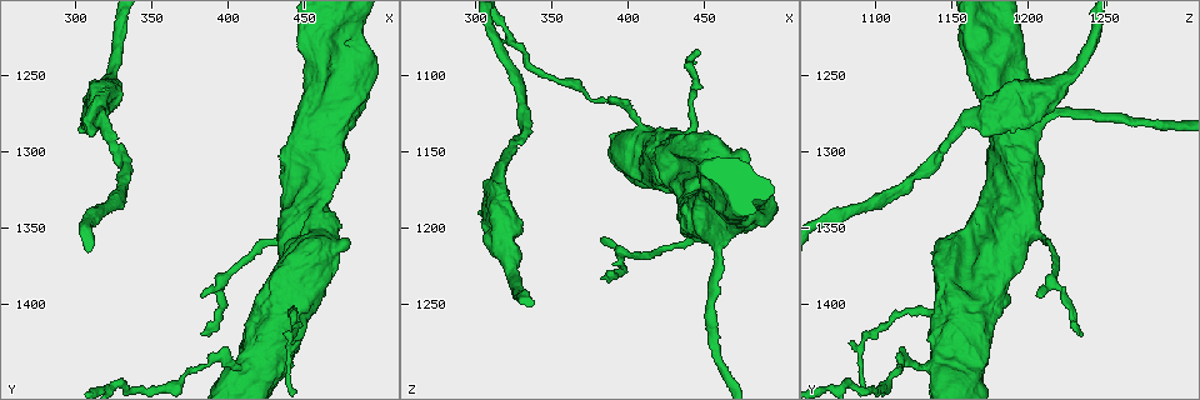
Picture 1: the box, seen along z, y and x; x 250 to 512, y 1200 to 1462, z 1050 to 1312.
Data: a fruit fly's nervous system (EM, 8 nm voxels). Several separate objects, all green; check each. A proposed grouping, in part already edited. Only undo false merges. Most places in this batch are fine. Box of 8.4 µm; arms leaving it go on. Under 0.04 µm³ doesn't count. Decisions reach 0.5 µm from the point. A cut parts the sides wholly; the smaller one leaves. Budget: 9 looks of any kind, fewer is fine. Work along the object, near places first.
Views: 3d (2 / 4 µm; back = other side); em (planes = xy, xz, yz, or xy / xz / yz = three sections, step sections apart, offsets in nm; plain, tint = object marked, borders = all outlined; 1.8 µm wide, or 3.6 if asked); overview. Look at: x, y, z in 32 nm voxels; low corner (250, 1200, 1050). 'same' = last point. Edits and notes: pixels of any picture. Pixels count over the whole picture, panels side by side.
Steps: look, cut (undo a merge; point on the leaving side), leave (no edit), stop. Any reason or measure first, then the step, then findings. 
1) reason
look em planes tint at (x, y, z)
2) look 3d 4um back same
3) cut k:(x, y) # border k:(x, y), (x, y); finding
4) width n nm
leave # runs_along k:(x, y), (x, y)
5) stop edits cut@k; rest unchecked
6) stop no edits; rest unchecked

calibre changes
look em 3.6um yz step 8 tint at (434, 1408, 1156)

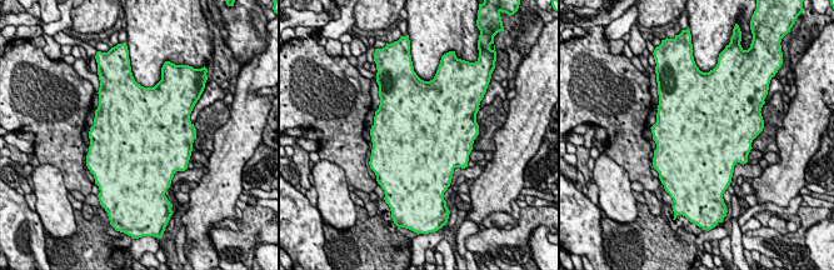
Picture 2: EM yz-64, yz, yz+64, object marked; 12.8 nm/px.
look em 3.6um planes tint same

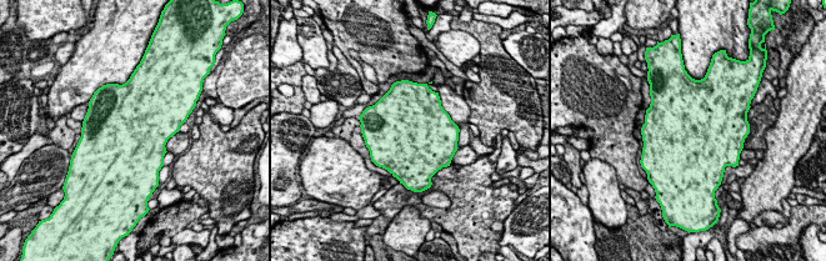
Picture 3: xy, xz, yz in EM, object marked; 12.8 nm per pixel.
width 1100 nm
leave # all the same neuron

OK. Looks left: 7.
sudden change in width
look 3d 4um at (454, 1348, 1158)

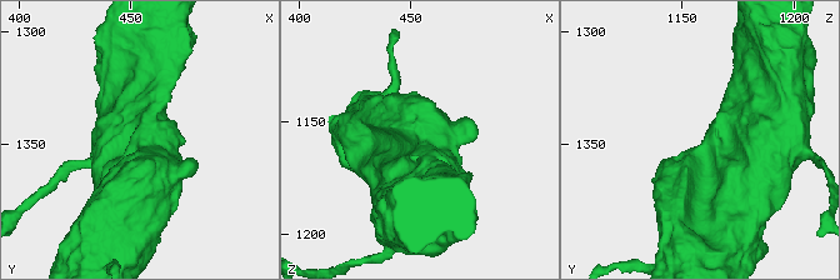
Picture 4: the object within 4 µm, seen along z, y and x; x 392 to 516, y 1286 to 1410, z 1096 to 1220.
shape alone is not enough
look em 3.6um planes tint at (454, 1349, 1159)

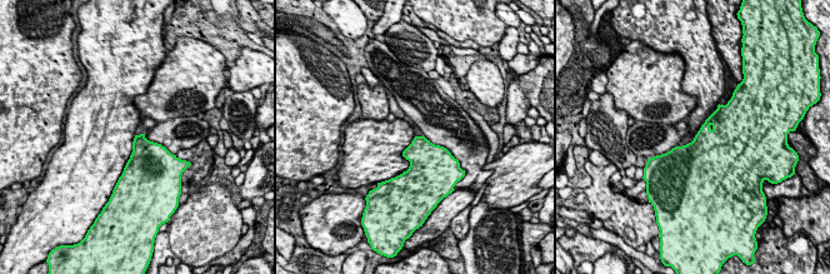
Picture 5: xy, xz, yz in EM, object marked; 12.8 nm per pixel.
leave # continuous, no second neuron

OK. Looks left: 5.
sudden change in width
look 3d 4um at (324, 1246, 1232)

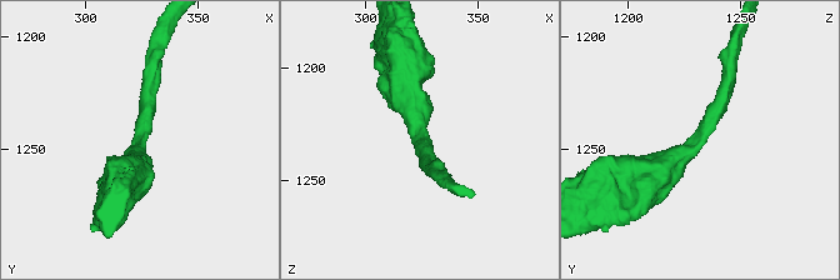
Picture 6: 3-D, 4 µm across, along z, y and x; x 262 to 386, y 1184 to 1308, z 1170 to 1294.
arm_widths 220, 550 nm
look em xz step 4 tint at (325, 1248, 1232)

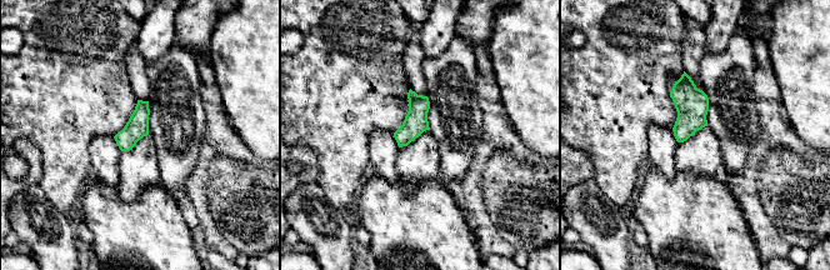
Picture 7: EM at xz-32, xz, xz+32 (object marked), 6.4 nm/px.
look em xy step 4 borders same

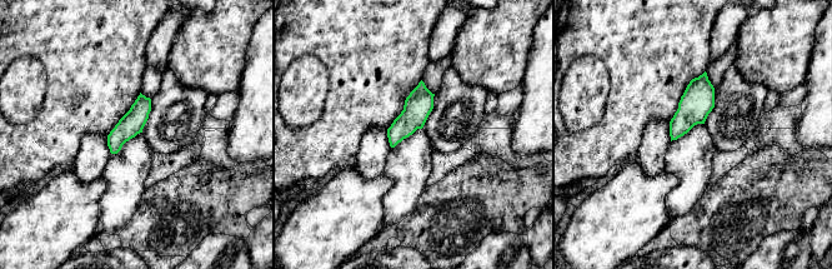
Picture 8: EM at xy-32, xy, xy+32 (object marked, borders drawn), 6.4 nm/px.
leave # runs_along 8:(141, 98), (114, 150); one neuron here

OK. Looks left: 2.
thin neck
look 3d 2um at (376, 1440, 1114)

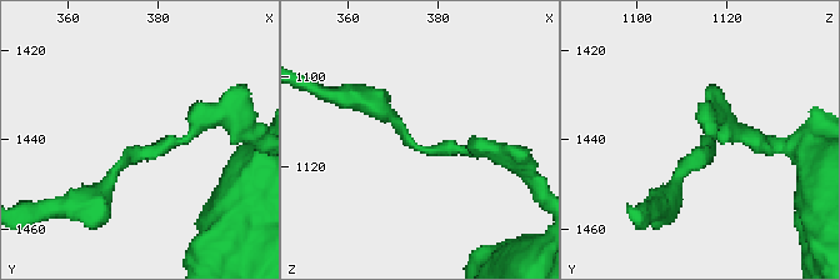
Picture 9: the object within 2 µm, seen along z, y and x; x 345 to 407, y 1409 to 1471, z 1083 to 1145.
need the tissue
look em planes tint at (377, 1441, 1116)

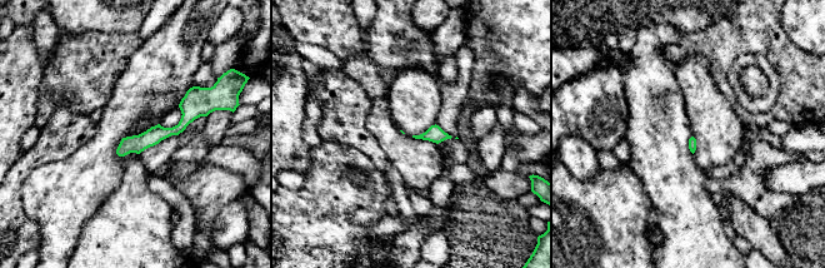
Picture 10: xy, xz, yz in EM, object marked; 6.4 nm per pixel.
leave # runs_along 10:(201, 109), (175, 130), (120, 152); continuous, no second neuron

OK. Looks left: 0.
stop no edits; rest unchecked

